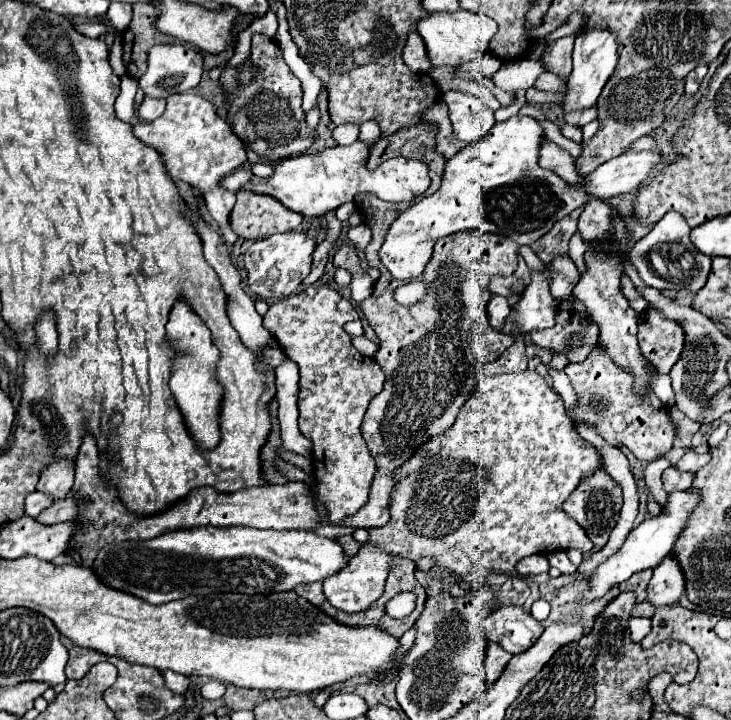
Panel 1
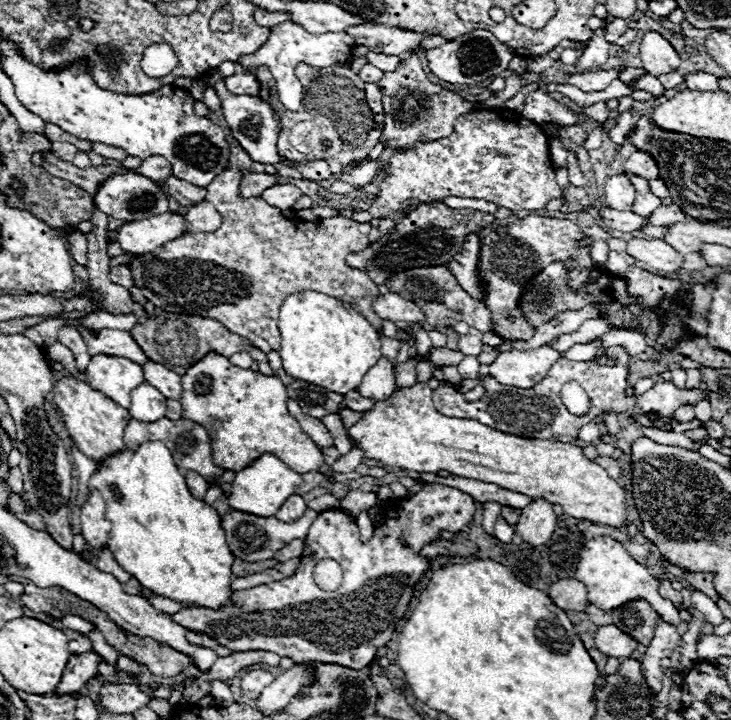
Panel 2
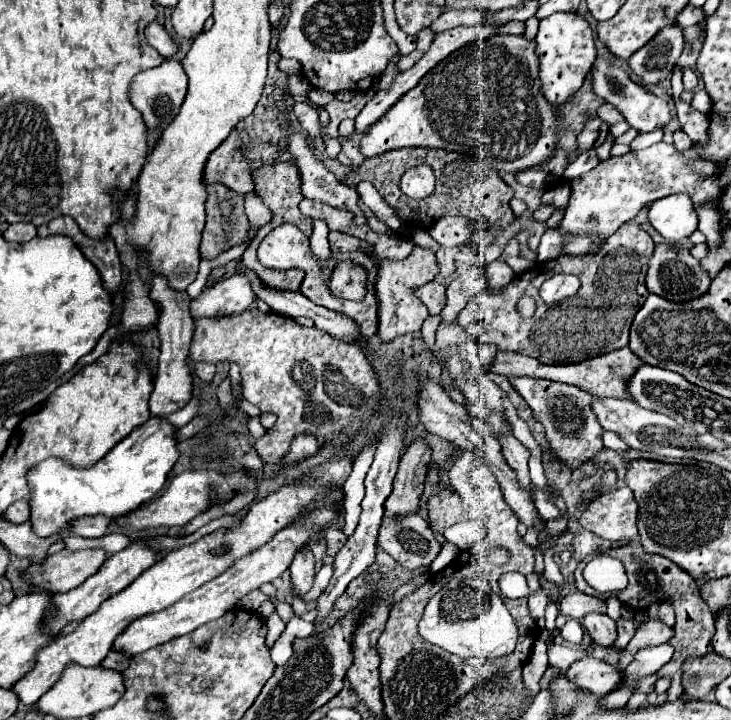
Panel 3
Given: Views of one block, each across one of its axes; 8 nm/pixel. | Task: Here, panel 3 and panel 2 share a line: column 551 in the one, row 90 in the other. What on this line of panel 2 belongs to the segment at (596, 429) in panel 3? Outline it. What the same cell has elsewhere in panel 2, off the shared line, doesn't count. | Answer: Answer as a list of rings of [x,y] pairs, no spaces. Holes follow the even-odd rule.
[[[410,54],[410,58],[402,60],[394,72],[386,72],[384,80],[380,80],[378,86],[382,90],[382,104],[386,112],[382,140],[388,140],[390,148],[412,146],[418,140],[428,142],[428,140],[446,138],[452,134],[454,120],[476,108],[476,104],[464,102],[462,96],[432,84],[426,78],[426,72],[422,70],[422,64],[416,54]]]

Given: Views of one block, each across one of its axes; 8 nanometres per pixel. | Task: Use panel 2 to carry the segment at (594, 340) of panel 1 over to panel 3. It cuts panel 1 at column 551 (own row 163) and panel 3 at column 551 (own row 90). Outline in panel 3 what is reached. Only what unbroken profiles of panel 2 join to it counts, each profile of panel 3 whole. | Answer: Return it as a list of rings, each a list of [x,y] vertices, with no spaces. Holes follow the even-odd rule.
[[[622,224],[596,256],[558,256],[550,262],[536,262],[530,270],[514,276],[500,292],[484,290],[476,294],[458,314],[458,322],[480,342],[494,342],[498,350],[532,356],[544,364],[574,364],[624,348],[628,346],[630,324],[648,296],[644,278],[652,252],[654,242],[640,226]],[[562,272],[580,278],[580,290],[576,294],[578,306],[572,306],[572,298],[552,306],[544,304],[542,298],[534,298],[544,280]],[[522,294],[530,294],[536,300],[532,318],[522,318],[516,312],[516,300]]]

